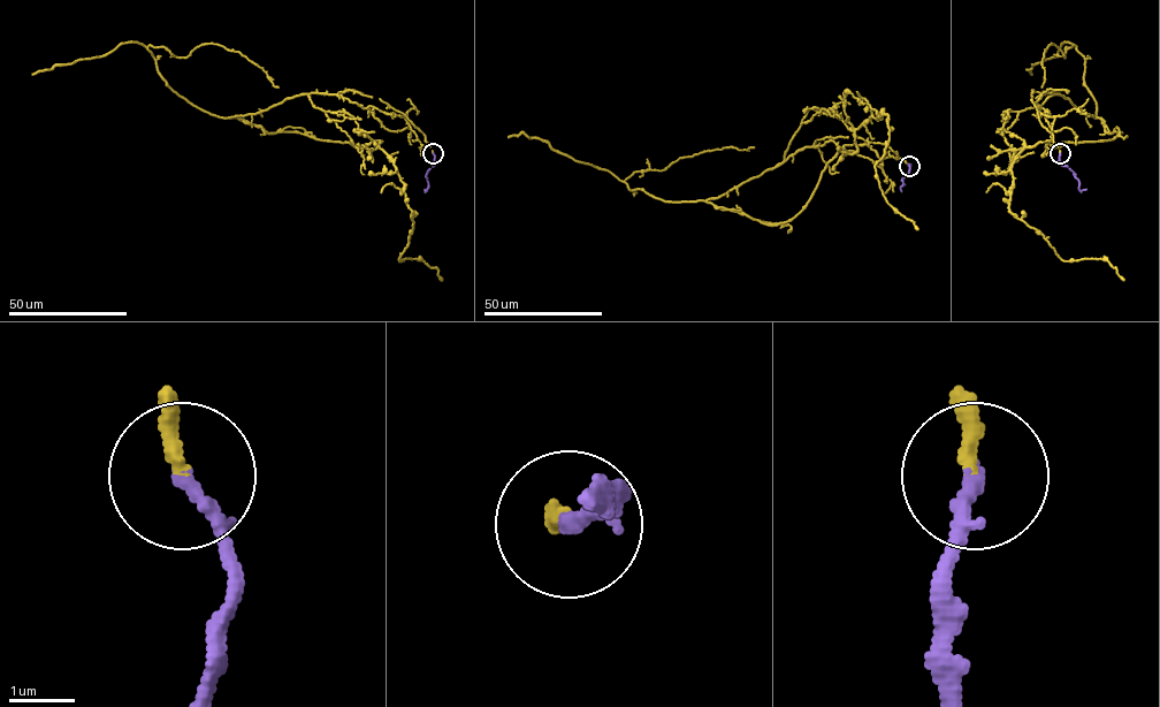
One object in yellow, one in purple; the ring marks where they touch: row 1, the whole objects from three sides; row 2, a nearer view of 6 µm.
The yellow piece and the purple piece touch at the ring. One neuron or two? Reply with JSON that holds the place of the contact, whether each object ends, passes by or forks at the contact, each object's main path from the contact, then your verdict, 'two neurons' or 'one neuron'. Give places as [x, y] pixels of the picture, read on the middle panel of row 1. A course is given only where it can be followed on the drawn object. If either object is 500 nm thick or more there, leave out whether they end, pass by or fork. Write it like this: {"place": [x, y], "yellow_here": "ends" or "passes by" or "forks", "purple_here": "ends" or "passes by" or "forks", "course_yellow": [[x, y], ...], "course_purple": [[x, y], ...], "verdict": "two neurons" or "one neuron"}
{"place": [909, 166], "yellow_here": "ends", "purple_here": "ends", "course_yellow": [[909, 165], [867, 142], [784, 154], [810, 109], [833, 107], [855, 130], [886, 114], [878, 181], [917, 229]], "course_purple": [[909, 165], [901, 191]], "verdict": "one neuron"}

